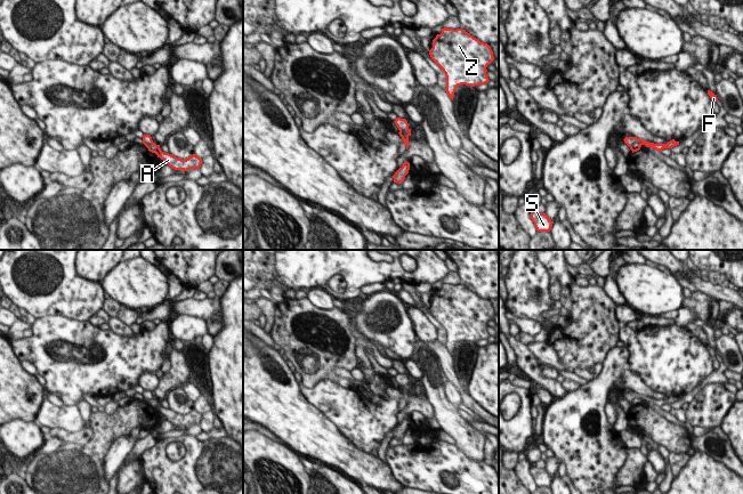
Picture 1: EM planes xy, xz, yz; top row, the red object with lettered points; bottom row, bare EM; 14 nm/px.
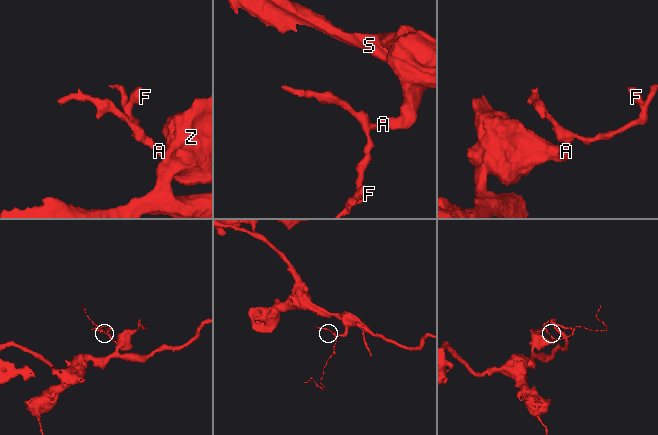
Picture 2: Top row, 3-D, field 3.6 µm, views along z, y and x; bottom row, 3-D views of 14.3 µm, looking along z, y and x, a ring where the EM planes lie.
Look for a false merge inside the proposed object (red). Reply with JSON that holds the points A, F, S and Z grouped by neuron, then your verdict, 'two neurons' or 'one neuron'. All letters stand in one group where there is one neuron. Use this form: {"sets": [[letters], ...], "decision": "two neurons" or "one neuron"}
{"sets": [["A", "S", "Z"], ["F"]], "decision": "two neurons"}

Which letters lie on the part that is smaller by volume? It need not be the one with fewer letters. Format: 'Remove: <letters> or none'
Remove: F

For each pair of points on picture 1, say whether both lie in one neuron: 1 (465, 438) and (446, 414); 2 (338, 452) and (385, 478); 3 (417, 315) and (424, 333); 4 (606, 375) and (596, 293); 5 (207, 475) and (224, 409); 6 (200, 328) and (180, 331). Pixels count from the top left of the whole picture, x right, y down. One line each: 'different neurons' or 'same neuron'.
1: same neuron
2: same neuron
3: same neuron
4: different neurons
5: different neurons
6: same neuron

